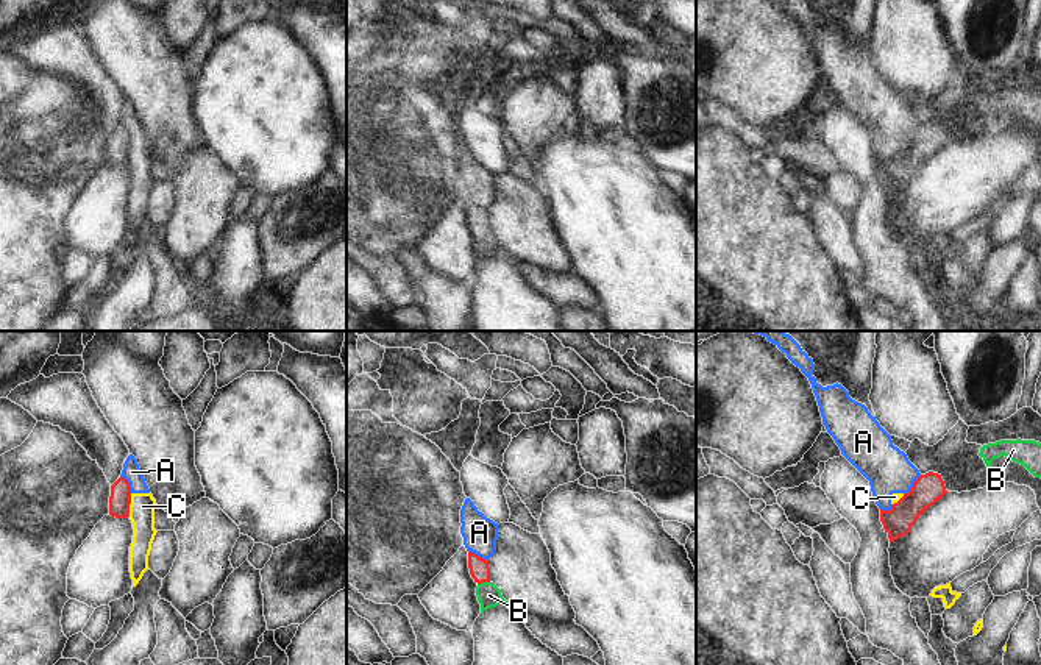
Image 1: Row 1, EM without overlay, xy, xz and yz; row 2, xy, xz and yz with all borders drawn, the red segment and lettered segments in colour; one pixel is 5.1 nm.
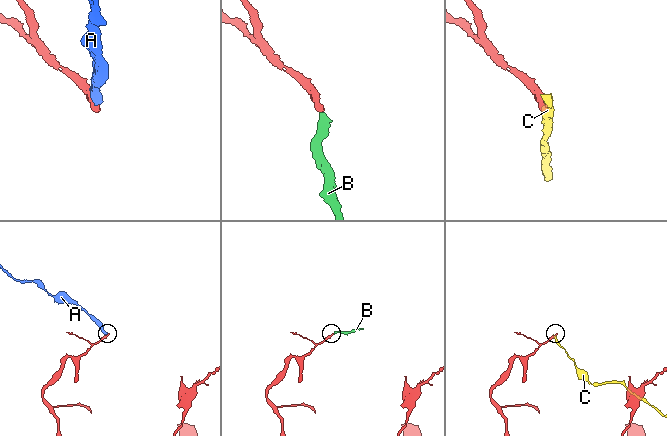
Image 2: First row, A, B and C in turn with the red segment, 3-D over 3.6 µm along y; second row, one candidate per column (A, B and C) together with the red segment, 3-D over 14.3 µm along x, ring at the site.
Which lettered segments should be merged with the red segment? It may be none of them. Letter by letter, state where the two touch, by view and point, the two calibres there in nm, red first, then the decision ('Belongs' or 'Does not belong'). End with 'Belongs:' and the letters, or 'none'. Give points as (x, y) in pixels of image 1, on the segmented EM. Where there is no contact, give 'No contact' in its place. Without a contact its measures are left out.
A: Touches red at yz (913, 486). Thickness 160 nm (red) against 240 nm. Does not belong
B: Touches red at xz (483, 581). Thickness 110 nm (red) against 120 nm. Belongs
C: Touches red at xy (130, 503). Thickness 110 nm (red) against 130 nm. Does not belong
Belongs: B.

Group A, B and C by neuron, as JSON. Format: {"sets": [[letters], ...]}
{"sets": [["A", "C"], ["B"]]}

